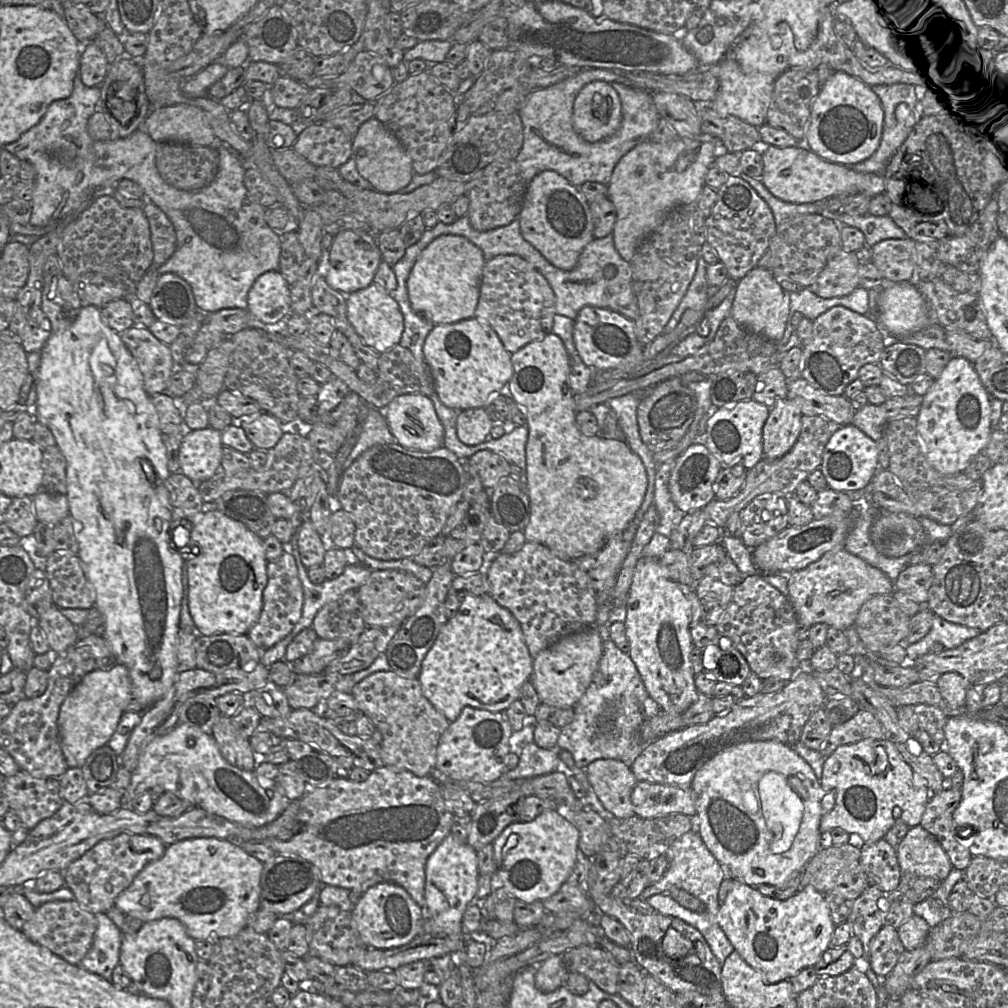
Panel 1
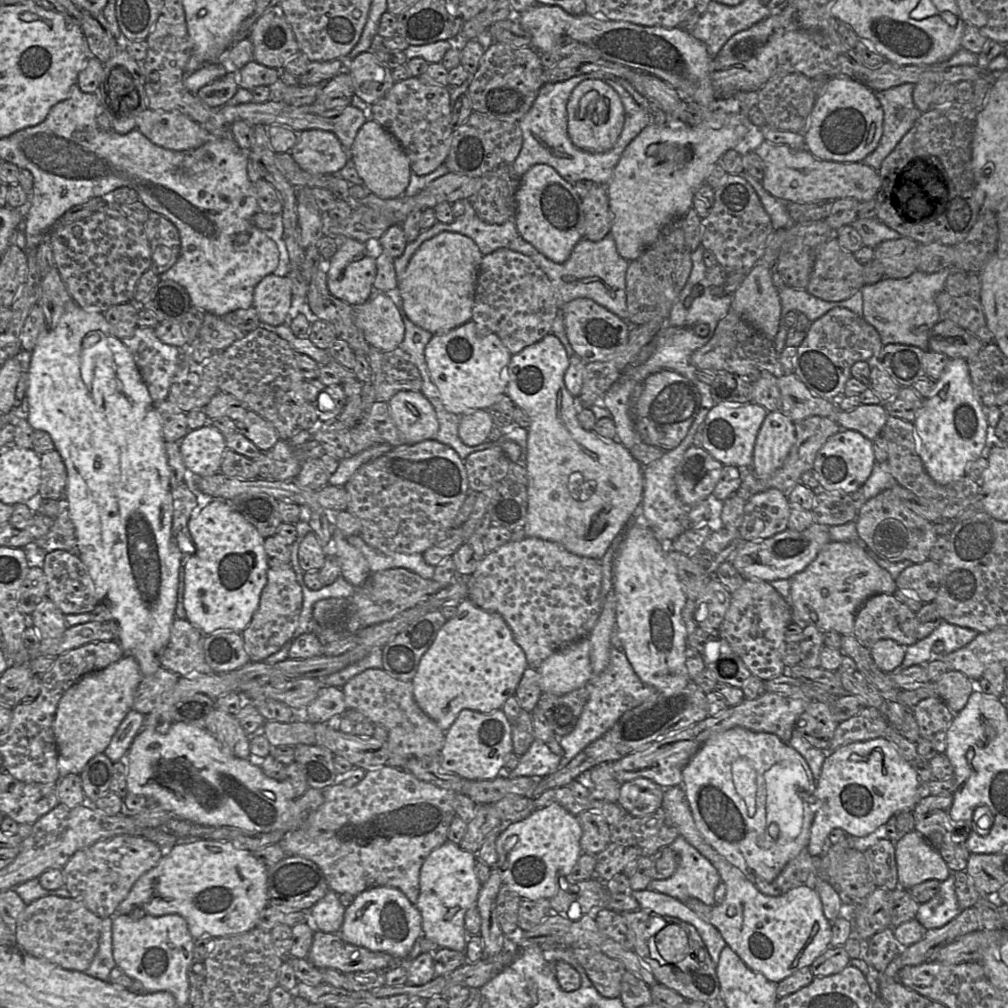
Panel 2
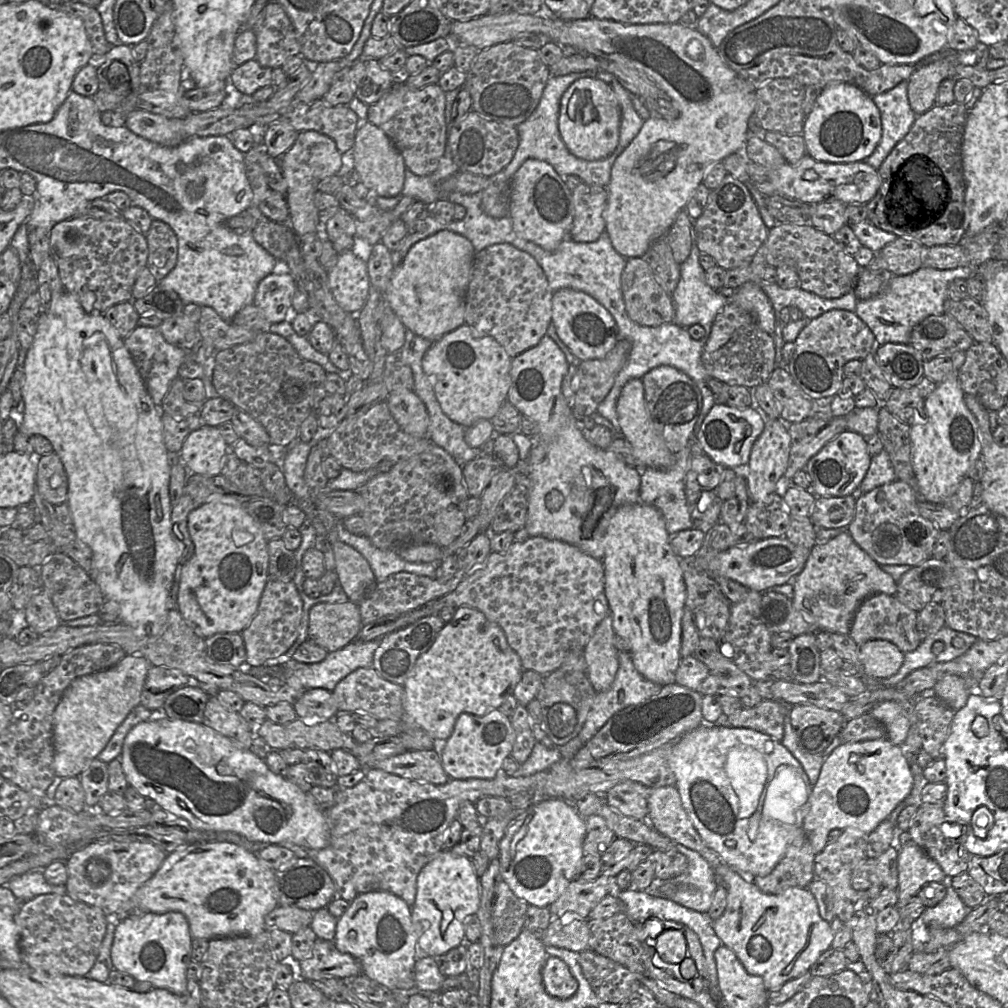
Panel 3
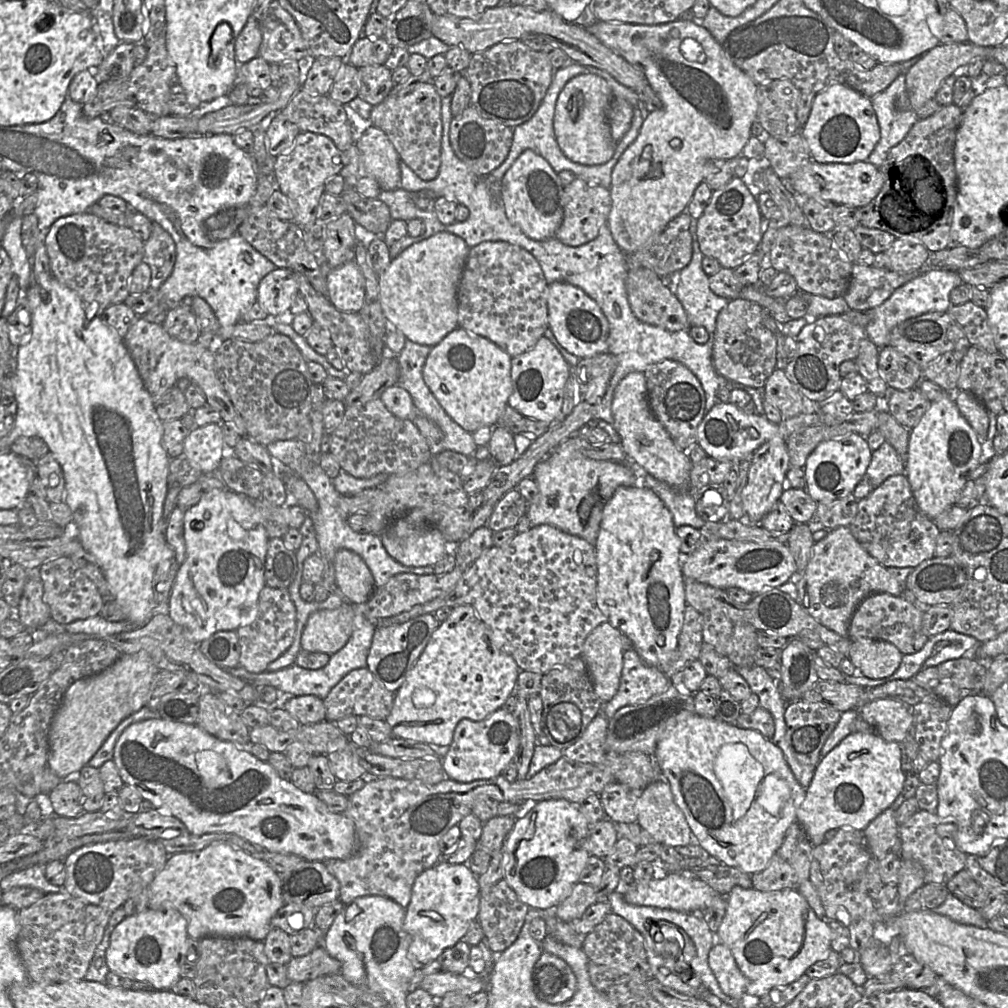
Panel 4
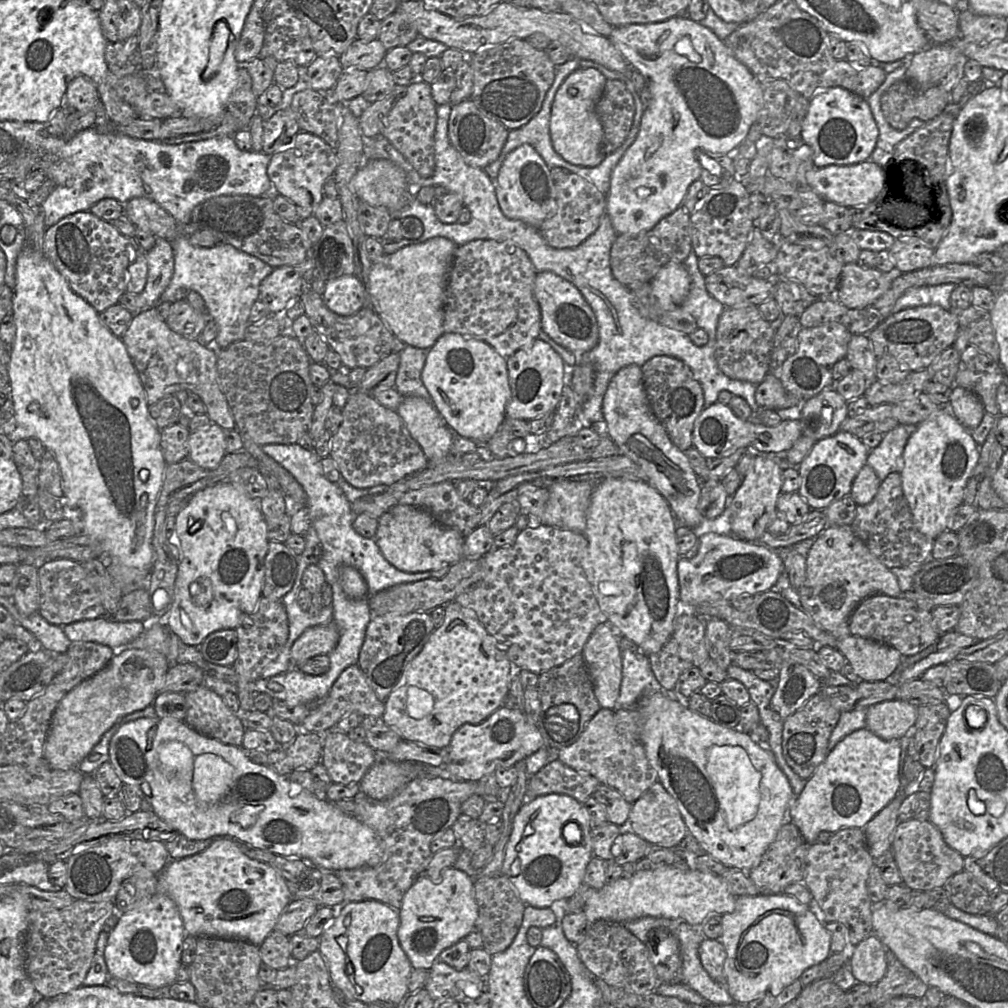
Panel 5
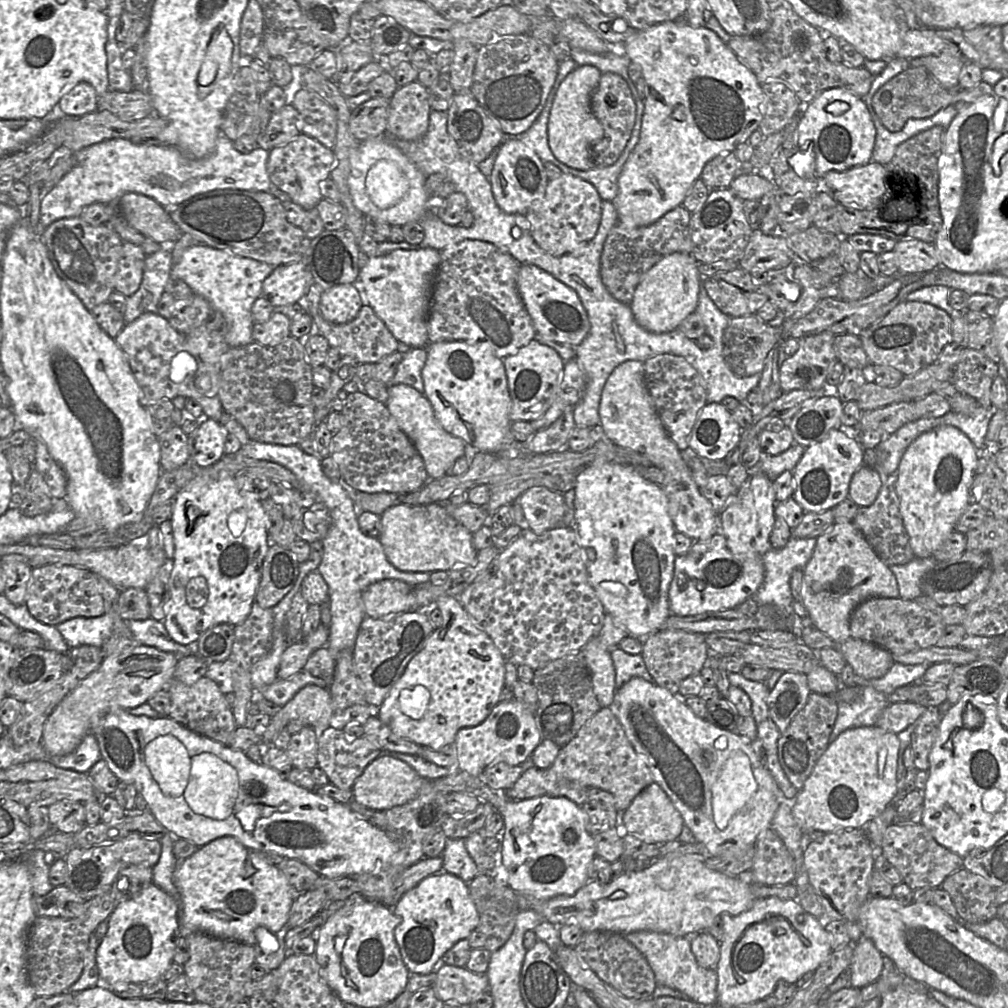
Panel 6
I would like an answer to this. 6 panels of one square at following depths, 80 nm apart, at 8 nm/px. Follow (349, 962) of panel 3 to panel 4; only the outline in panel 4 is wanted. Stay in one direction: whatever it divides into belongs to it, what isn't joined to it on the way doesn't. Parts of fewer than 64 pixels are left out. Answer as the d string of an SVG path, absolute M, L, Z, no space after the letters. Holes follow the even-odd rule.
M322 946L302 957L292 957L287 964L287 976L291 982L305 983L317 977L341 972L341 963Z

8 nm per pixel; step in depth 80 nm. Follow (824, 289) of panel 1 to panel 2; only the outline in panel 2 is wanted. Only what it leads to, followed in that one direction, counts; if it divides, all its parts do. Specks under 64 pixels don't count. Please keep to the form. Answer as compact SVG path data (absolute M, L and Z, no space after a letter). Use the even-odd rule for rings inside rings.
M832 237L817 247L814 267L806 290L815 297L838 302L851 297L864 285L863 265Z

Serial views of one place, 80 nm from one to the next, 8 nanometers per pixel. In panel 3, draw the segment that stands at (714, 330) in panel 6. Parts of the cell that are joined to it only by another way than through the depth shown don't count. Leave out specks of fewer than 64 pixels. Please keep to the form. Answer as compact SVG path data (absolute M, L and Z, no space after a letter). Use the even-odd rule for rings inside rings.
M695 221L694 226L691 229L691 240L692 247L691 253L687 260L681 264L680 280L677 288L672 294L673 301L675 303L675 324L689 328L695 324L700 324L705 329L705 336L709 340L714 320L717 314L723 309L723 307L730 302L730 299L726 298L718 291L713 290L706 282L706 271L702 268L700 264L701 252L698 249L696 234L695 234Z

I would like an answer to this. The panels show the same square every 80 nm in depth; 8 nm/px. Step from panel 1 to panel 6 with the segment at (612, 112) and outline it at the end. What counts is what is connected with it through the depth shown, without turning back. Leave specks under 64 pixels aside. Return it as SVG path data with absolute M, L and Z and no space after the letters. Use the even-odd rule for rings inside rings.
M591 65L577 67L562 81L552 104L548 122L549 147L560 162L577 170L594 167L592 147L604 135L603 127L591 109L591 96L599 84L601 74Z

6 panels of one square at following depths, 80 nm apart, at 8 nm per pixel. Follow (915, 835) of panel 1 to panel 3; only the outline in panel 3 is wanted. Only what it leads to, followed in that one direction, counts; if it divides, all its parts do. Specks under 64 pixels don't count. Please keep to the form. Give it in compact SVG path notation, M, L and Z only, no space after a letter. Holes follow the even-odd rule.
M908 841L898 847L898 901L917 895L921 887L931 882L946 882L941 867L918 845Z

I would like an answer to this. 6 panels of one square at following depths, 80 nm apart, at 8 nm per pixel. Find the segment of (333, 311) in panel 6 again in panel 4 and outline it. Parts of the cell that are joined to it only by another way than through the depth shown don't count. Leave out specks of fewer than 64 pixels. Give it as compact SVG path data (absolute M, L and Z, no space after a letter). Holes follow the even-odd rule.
M355 261L333 268L326 279L328 299L338 310L361 310L365 300L365 279Z

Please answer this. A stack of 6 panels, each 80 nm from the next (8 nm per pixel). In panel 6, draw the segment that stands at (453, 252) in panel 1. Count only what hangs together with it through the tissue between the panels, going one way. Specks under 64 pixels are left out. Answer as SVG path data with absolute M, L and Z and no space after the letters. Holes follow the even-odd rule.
M397 249L385 255L369 258L359 271L359 279L365 288L369 306L394 337L411 348L427 350L429 345L427 316L439 263L439 250Z

